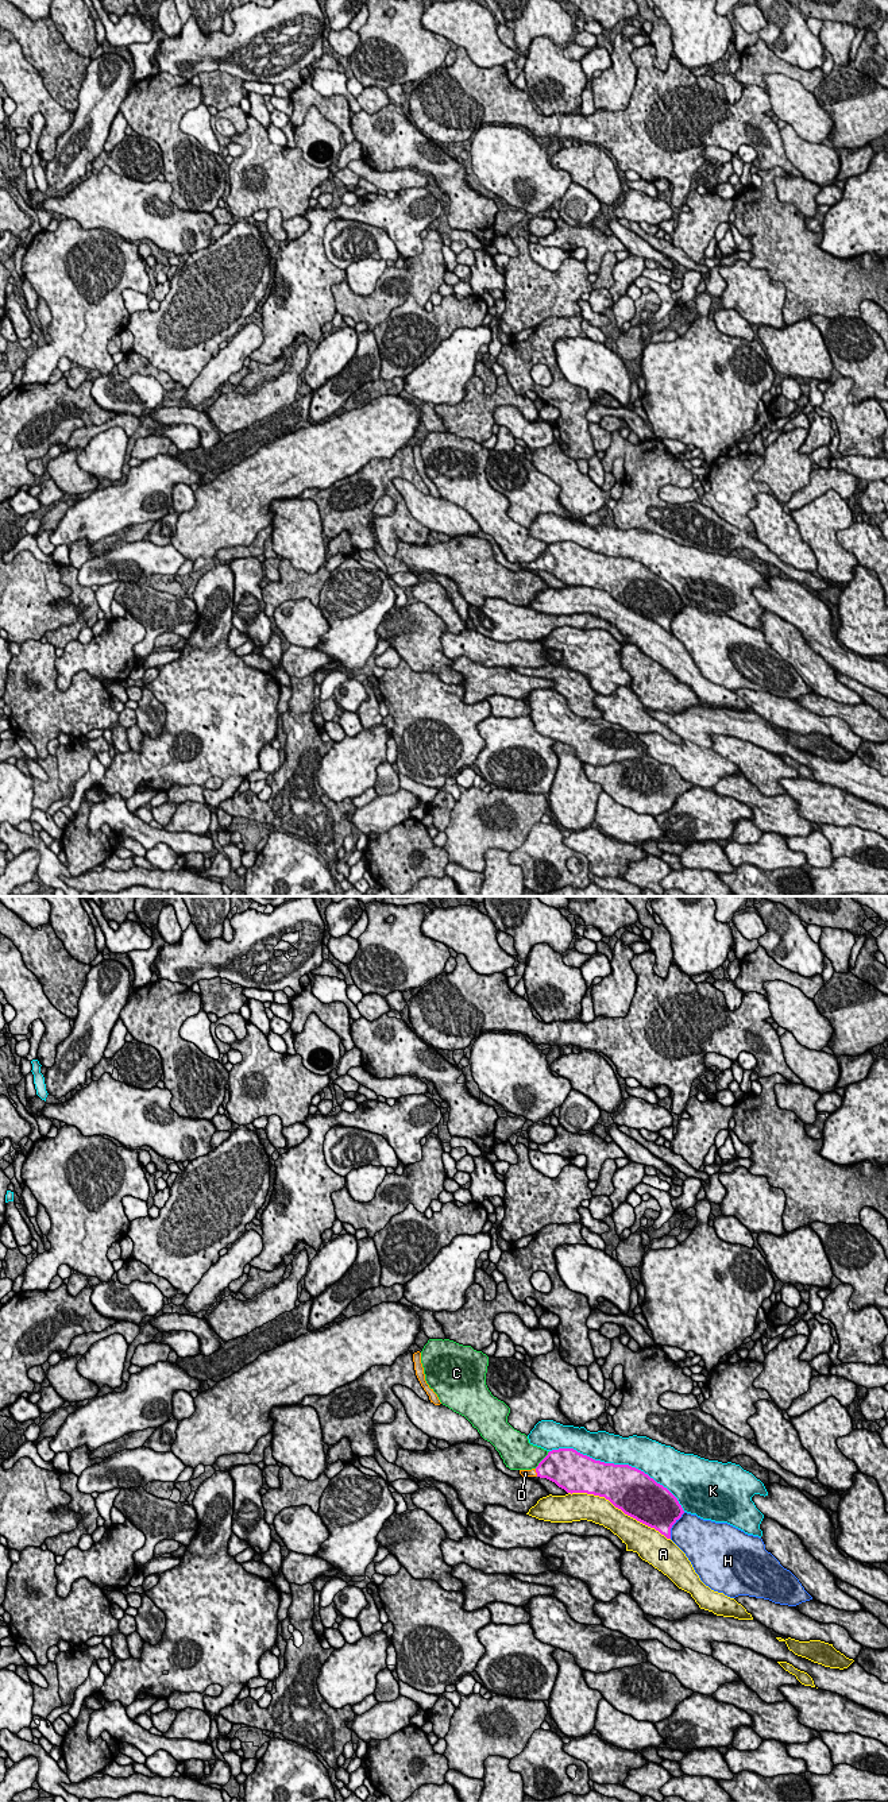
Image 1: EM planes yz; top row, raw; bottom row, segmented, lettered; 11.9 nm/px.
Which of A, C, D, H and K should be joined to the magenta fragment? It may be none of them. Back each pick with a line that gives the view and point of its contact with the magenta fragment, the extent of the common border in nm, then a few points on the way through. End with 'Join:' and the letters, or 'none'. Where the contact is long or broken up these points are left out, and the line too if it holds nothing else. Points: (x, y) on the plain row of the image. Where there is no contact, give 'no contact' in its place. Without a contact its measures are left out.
D: contact yz (536, 564); length 100 nm; way yz (556, 559), (536, 564), (525, 566)
Join: D

